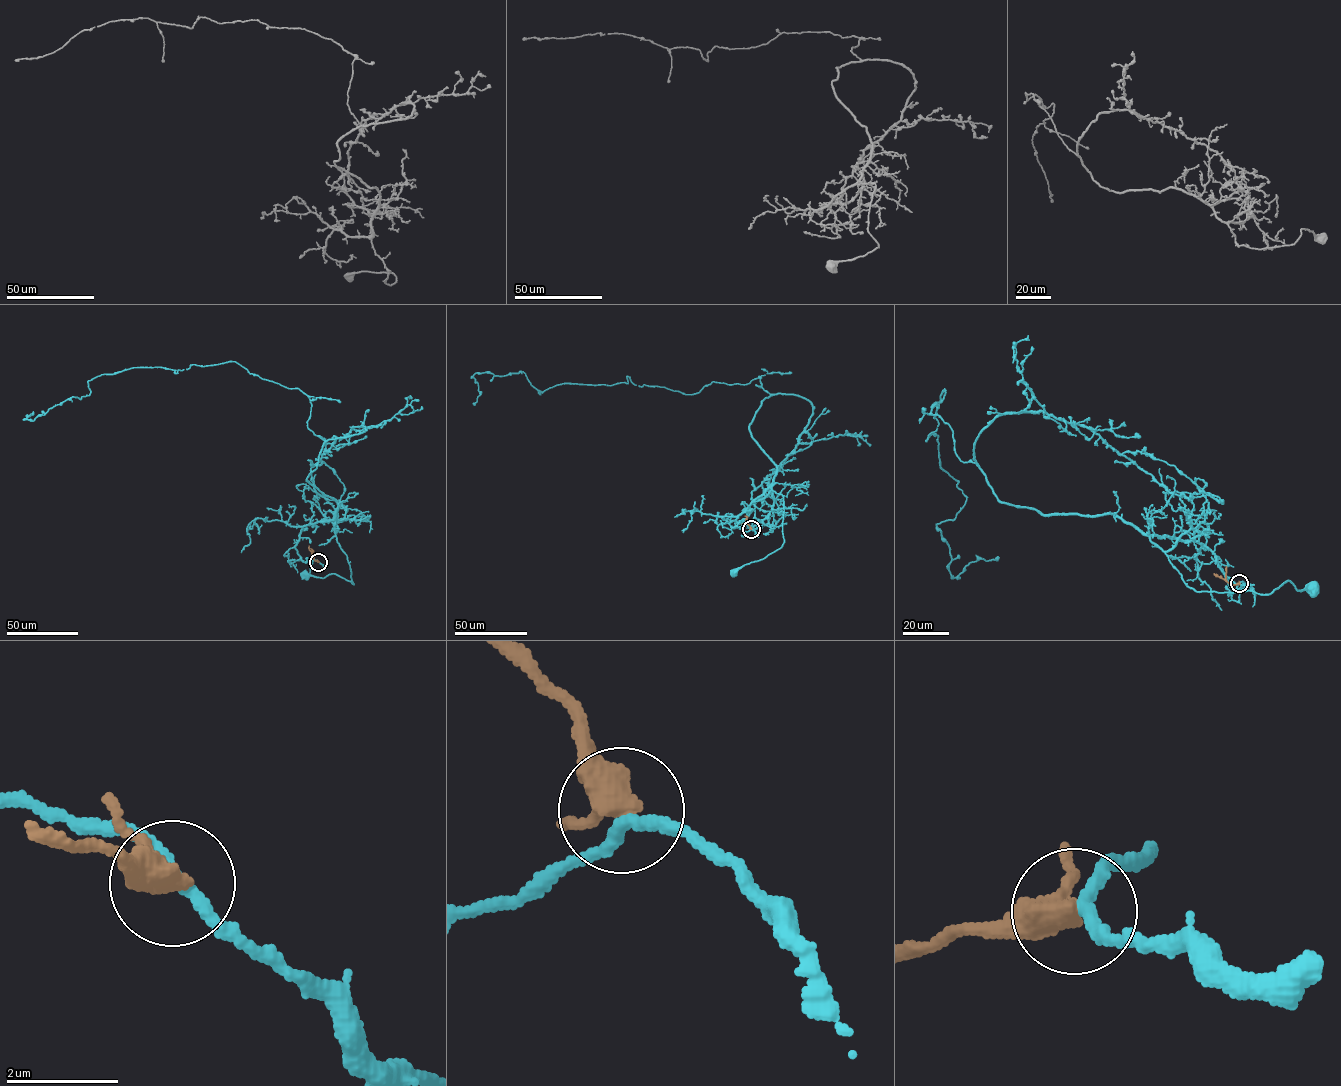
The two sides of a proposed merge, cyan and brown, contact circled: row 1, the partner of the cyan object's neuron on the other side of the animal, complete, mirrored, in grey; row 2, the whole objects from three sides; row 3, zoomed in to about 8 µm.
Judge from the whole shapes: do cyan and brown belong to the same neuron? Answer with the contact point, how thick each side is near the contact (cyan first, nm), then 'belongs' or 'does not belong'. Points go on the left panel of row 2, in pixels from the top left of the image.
at (318, 562); 220 nm thick on the cyan side, 400 nm on the other; does not belong

